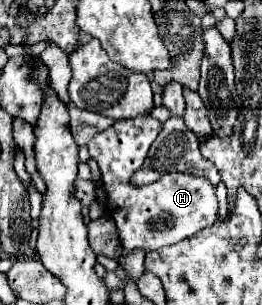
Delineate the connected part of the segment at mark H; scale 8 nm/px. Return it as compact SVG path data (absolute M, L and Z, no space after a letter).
M137 115L133 119L121 119L109 129L99 131L87 145L103 175L107 191L107 211L117 225L121 245L129 251L155 251L165 245L179 243L181 239L191 237L203 227L209 227L217 221L215 187L205 177L197 177L191 173L173 173L145 187L133 187L129 183L131 175L135 173L135 169L141 167L161 129L161 121L157 121L155 117Z

